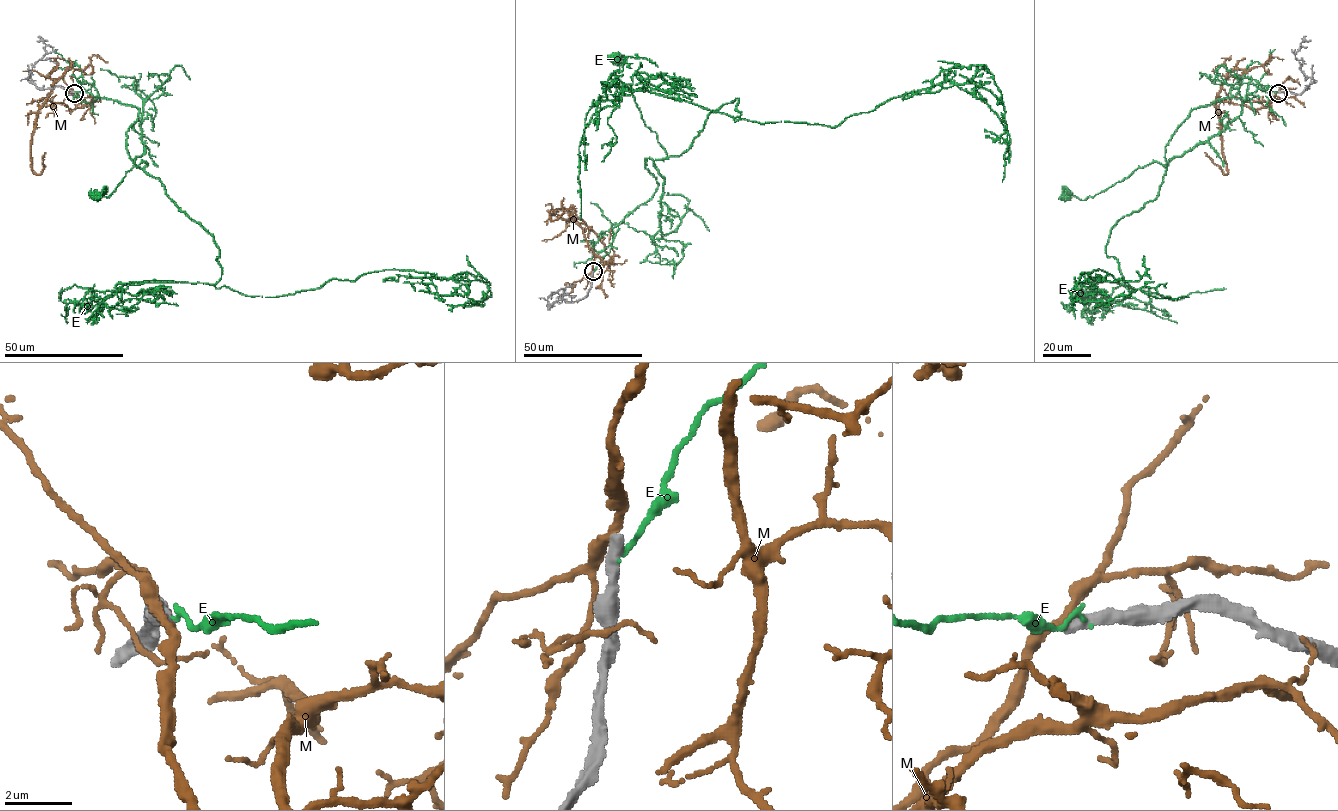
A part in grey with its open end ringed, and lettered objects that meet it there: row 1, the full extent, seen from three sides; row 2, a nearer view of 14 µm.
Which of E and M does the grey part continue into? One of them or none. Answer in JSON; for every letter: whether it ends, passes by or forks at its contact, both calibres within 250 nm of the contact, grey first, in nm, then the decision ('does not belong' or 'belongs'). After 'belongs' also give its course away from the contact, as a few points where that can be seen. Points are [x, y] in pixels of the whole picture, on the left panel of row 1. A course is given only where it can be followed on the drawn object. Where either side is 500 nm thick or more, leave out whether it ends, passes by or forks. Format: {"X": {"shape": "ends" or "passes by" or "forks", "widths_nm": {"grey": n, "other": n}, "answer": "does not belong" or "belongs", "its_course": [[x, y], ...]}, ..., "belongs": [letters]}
{"E": {"shape": "ends", "widths_nm": {"grey": 460, "other": 150}, "answer": "does not belong"}, "M": {"shape": "passes by", "widths_nm": {"grey": 400, "other": 240}, "answer": "does not belong"}, "belongs": []}

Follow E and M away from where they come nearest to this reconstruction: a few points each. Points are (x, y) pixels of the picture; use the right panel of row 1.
E: (1279, 92), (1233, 84), (1230, 97), (1191, 111), (1165, 147), (1166, 168), (1152, 161), (1093, 197), (1066, 195)
M: (1278, 92), (1265, 106), (1256, 109), (1218, 100), (1222, 157), (1228, 172), (1222, 172), (1205, 152)

